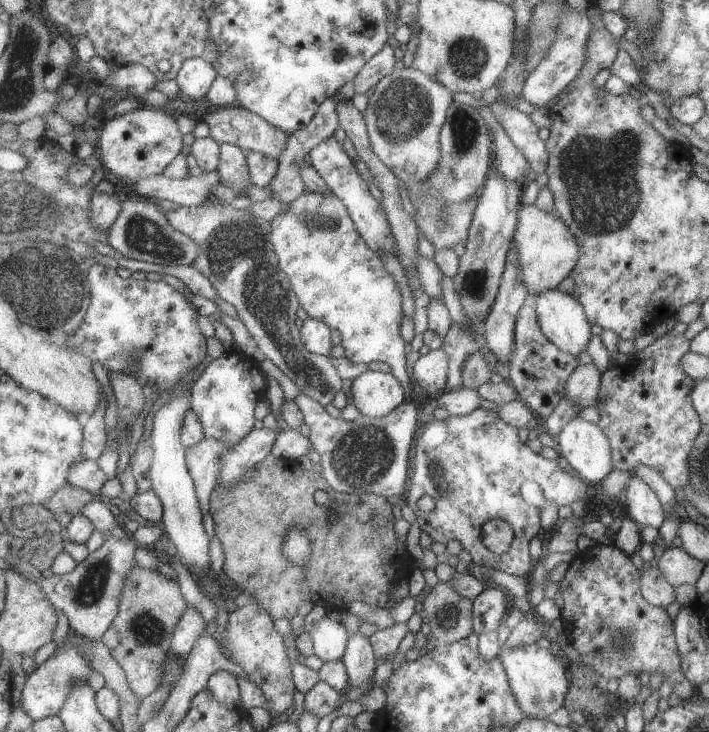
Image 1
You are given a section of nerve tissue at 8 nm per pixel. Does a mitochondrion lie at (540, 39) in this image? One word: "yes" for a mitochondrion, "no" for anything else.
yes

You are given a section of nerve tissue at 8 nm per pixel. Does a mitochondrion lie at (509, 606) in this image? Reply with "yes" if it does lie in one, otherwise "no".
no

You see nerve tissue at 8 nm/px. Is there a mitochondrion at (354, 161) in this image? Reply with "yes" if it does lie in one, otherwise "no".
no

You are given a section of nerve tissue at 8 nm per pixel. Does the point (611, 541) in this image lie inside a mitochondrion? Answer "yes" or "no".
no

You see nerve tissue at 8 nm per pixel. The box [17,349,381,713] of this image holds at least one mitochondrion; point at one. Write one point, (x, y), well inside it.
(92, 587)

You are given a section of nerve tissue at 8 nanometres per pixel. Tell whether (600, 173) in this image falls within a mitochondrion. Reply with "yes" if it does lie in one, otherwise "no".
yes

